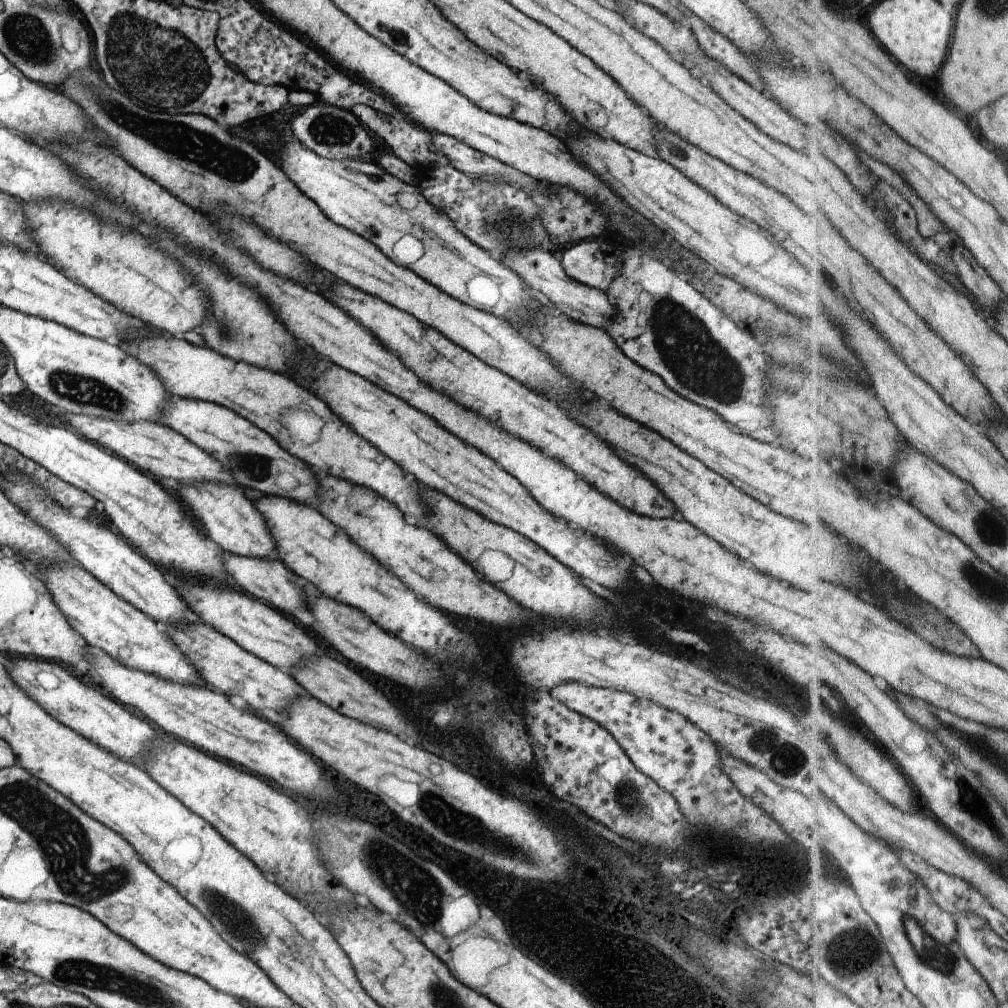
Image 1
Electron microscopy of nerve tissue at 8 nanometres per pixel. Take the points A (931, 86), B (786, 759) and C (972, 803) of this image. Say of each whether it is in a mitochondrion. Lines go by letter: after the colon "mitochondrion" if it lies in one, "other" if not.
A: other
B: mitochondrion
C: mitochondrion

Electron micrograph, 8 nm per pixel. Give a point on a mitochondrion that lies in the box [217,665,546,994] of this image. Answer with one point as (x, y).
(415, 892)

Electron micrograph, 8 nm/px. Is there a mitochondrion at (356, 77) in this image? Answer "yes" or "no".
no

